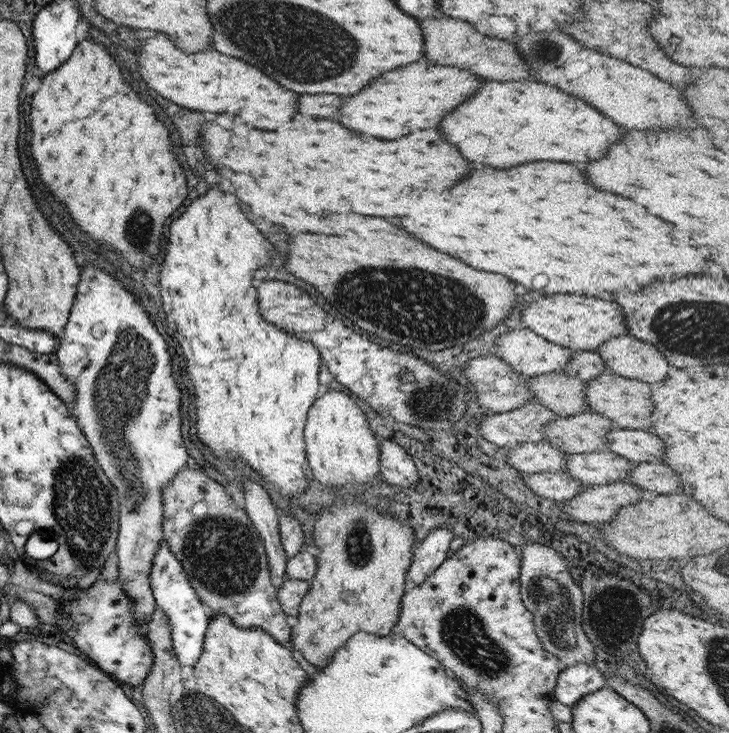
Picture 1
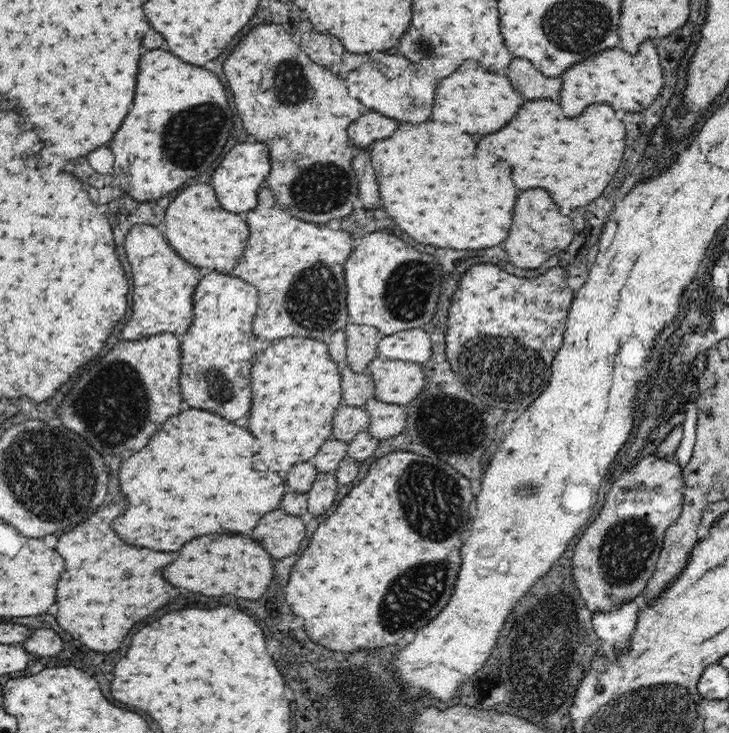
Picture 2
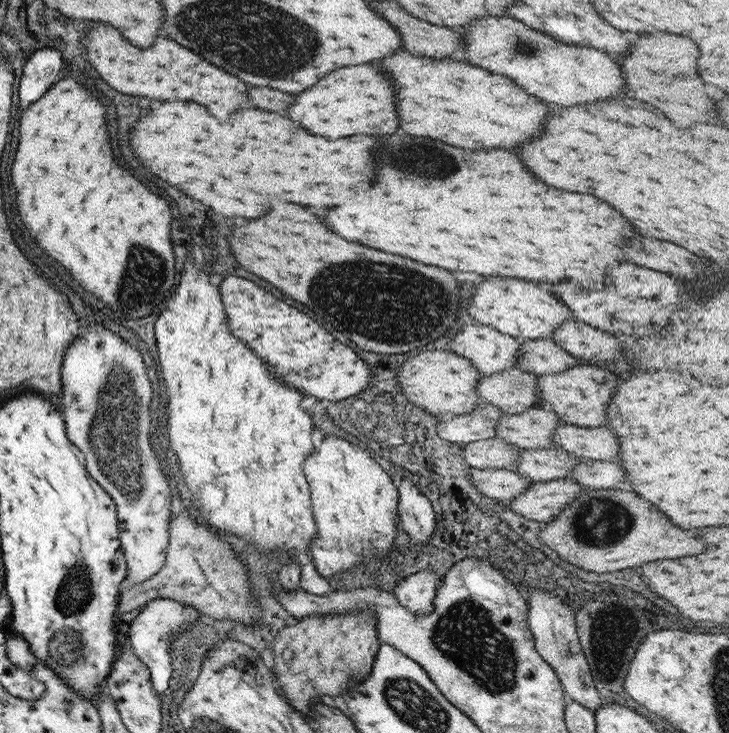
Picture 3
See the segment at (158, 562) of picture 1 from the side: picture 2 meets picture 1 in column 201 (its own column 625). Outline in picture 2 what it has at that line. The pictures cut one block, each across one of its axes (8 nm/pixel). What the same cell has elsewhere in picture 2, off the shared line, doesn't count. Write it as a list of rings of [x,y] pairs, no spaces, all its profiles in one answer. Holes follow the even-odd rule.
[[[630,600],[620,604],[614,612],[592,614],[597,636],[606,640],[614,651],[625,651],[638,611],[638,606]]]

